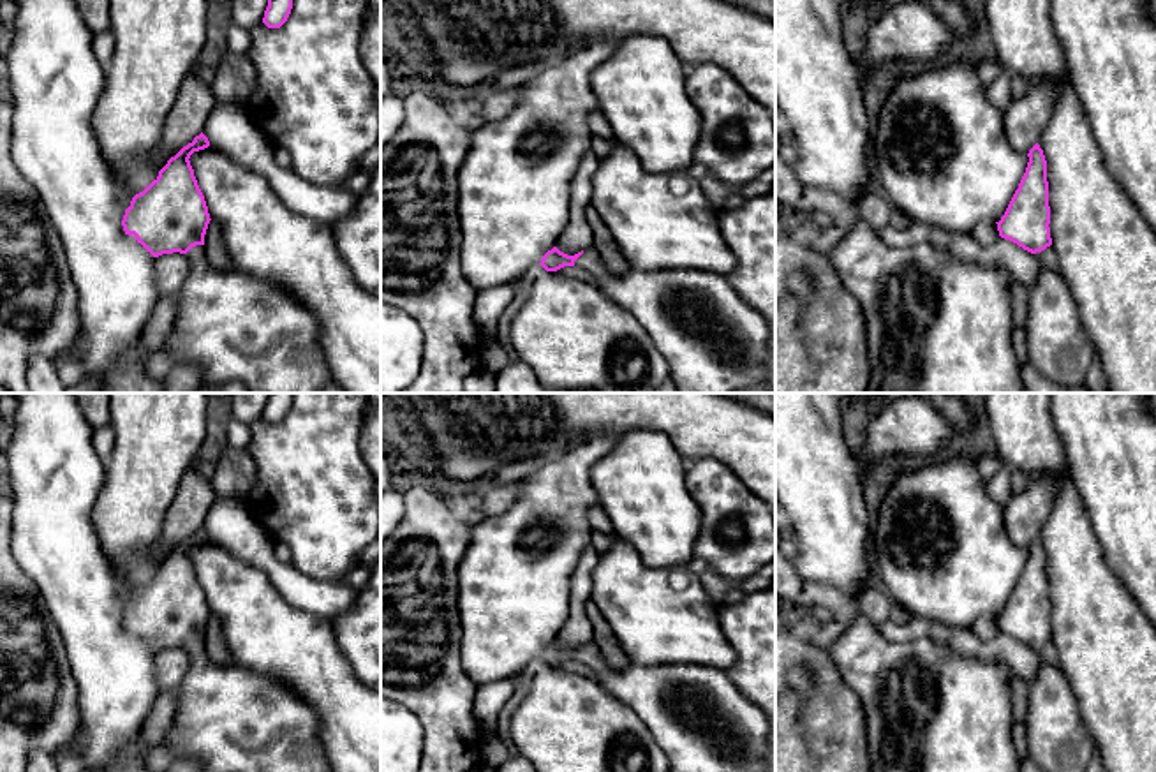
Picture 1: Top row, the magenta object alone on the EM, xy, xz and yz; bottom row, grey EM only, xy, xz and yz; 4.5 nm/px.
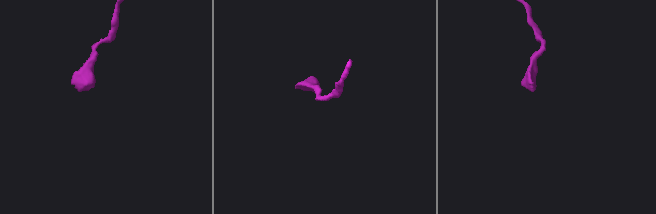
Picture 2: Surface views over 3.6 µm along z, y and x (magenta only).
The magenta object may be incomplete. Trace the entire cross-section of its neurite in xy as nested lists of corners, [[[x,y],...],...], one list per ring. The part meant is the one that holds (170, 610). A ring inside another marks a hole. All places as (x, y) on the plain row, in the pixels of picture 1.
[[[203,527],[196,531],[167,555],[143,587],[132,592],[122,615],[125,629],[134,629],[153,652],[180,647],[190,657],[190,666],[180,684],[176,717],[164,739],[166,746],[176,760],[196,760],[201,772],[333,772],[319,739],[321,719],[310,705],[270,675],[238,663],[217,664],[206,654],[204,629],[211,613],[189,553],[208,541],[210,536]]]

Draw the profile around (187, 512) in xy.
[[[199,460],[187,469],[178,492],[167,509],[162,538],[150,548],[153,562],[162,564],[171,552],[194,536],[204,523],[206,513],[215,501],[211,483],[197,472]]]

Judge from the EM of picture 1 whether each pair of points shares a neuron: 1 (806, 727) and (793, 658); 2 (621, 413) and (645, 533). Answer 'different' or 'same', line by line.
1: same
2: different

